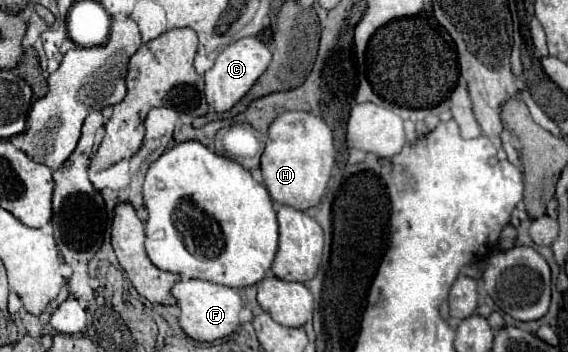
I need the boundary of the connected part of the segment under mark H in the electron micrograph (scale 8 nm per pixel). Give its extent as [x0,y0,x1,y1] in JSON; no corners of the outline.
[261,111,338,211]

